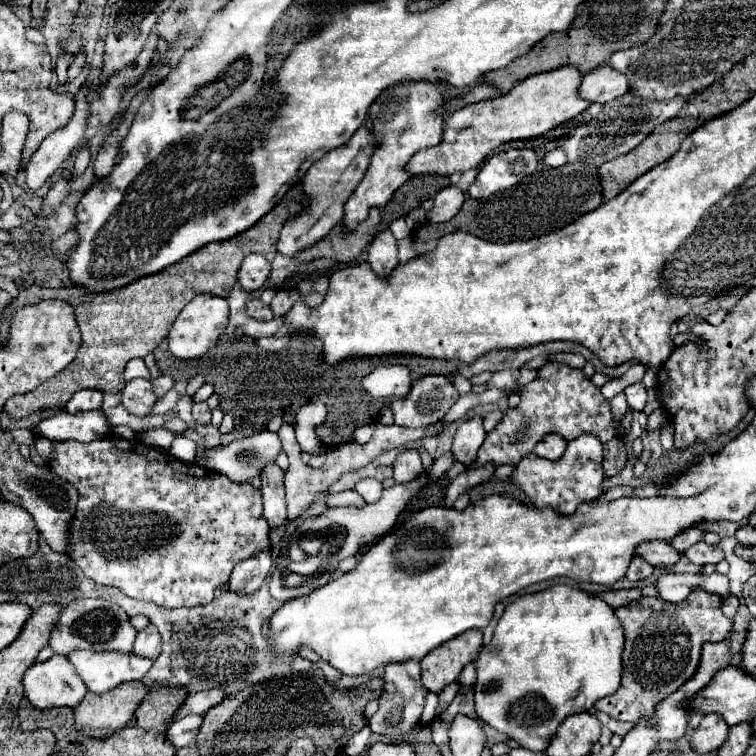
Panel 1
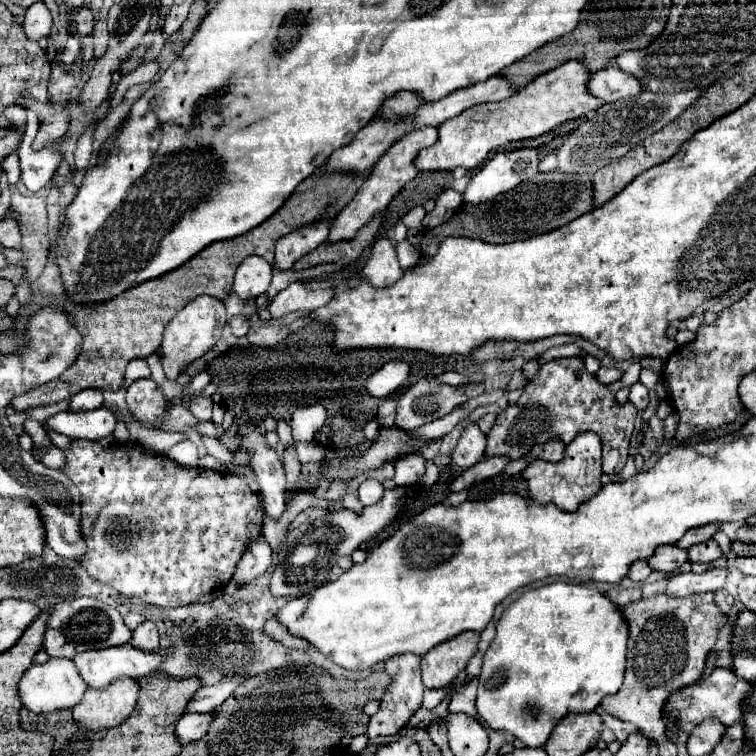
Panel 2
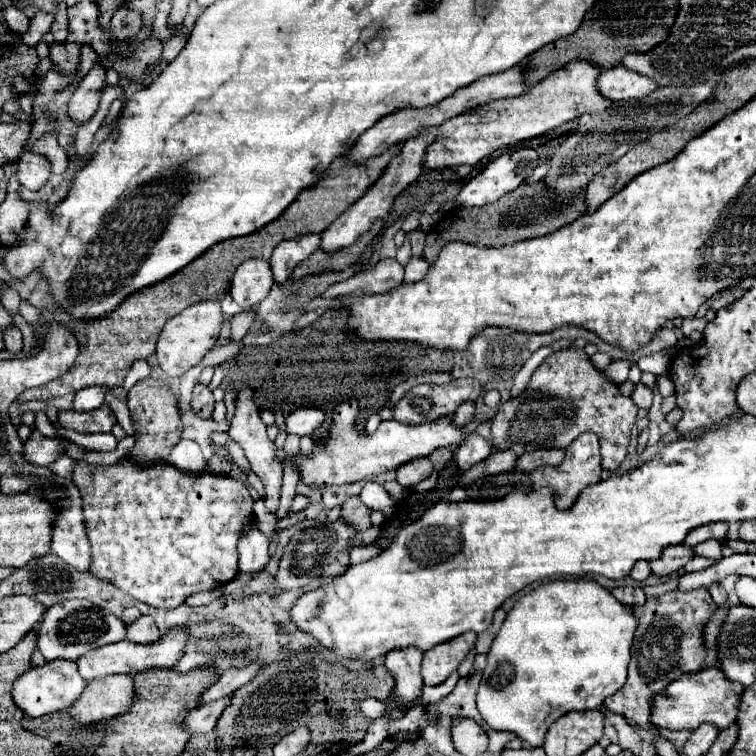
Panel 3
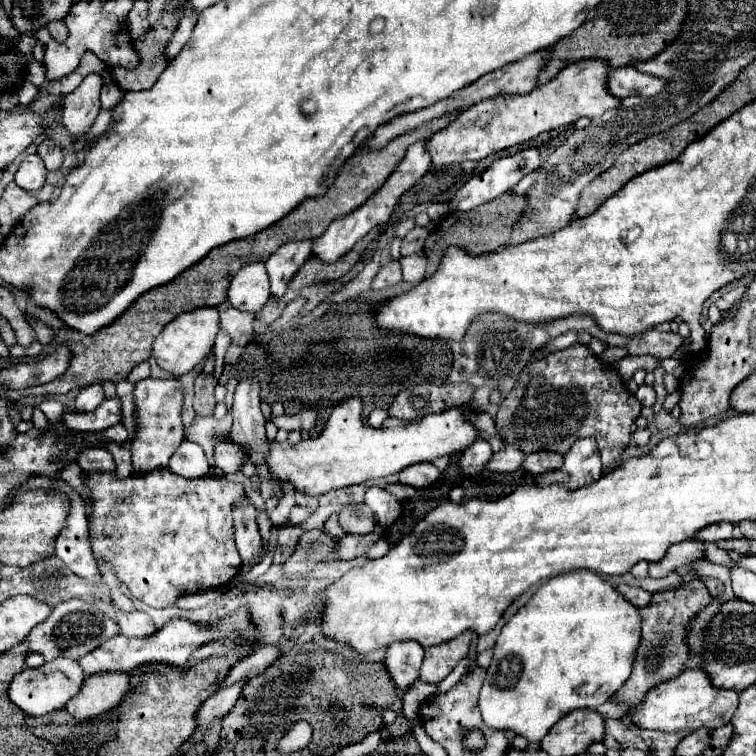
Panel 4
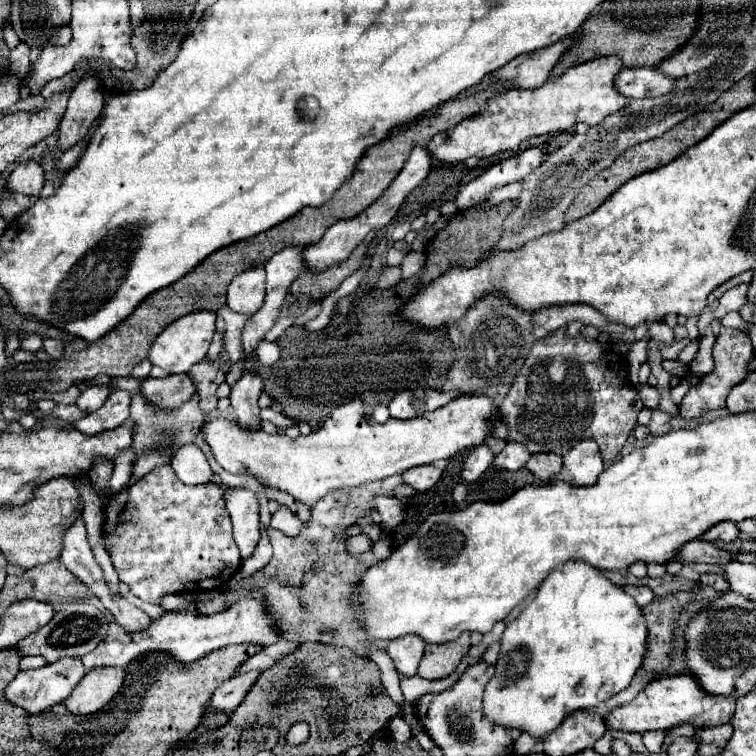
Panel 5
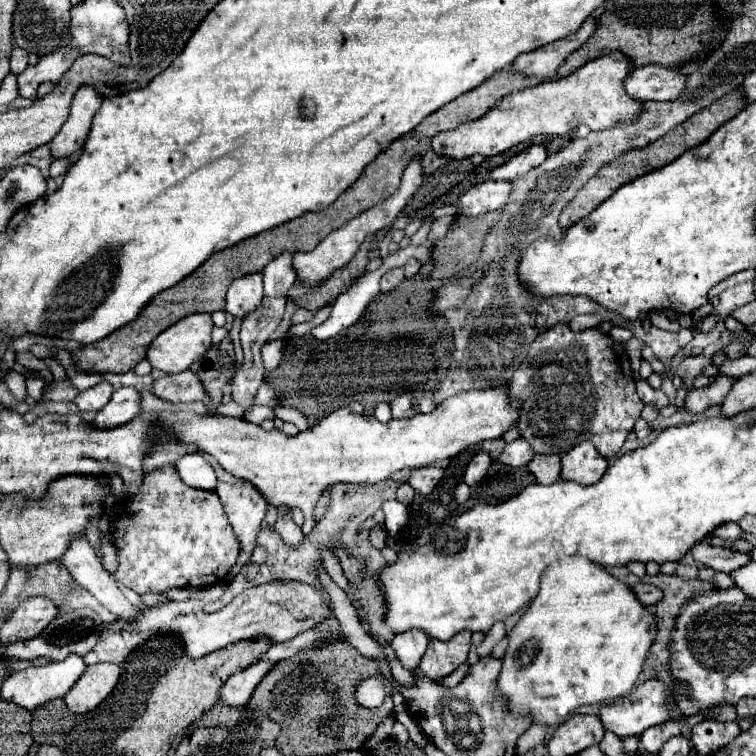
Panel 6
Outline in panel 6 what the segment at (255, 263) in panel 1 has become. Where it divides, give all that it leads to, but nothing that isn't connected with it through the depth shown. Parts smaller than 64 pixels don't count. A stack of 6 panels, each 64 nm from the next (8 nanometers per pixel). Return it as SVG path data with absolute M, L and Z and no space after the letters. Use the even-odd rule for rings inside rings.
M262 272L236 278L226 294L226 312L244 318L262 302Z

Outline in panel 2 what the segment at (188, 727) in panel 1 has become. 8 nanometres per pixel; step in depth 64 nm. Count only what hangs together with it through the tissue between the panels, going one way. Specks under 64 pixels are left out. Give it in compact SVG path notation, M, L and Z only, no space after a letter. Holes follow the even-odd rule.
M212 712L208 714L184 714L176 722L176 738L180 744L196 742L204 736L204 730L208 730L208 722L212 720Z

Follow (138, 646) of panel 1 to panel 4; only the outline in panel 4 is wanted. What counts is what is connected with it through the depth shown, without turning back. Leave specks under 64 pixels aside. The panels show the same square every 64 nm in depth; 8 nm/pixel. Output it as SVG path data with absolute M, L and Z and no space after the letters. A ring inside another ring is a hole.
M120 612L118 624L120 624L120 634L124 634L126 638L150 638L158 632L152 618L144 612L134 612L134 614Z

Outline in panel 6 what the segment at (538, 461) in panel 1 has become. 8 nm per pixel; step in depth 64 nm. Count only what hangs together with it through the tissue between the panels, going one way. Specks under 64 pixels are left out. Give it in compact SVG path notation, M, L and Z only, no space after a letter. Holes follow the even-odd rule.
M580 442L566 454L562 454L562 480L572 480L576 484L596 484L608 462L598 454L592 442Z

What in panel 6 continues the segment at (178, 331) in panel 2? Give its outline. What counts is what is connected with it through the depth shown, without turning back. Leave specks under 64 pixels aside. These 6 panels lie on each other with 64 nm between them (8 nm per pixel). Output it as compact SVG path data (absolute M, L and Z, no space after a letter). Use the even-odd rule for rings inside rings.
M190 314L182 320L178 320L176 324L172 324L170 328L166 328L148 348L148 362L152 364L152 368L158 368L166 374L178 374L190 368L190 364L194 364L196 360L200 360L210 344L210 334L212 334L212 316L210 314Z

